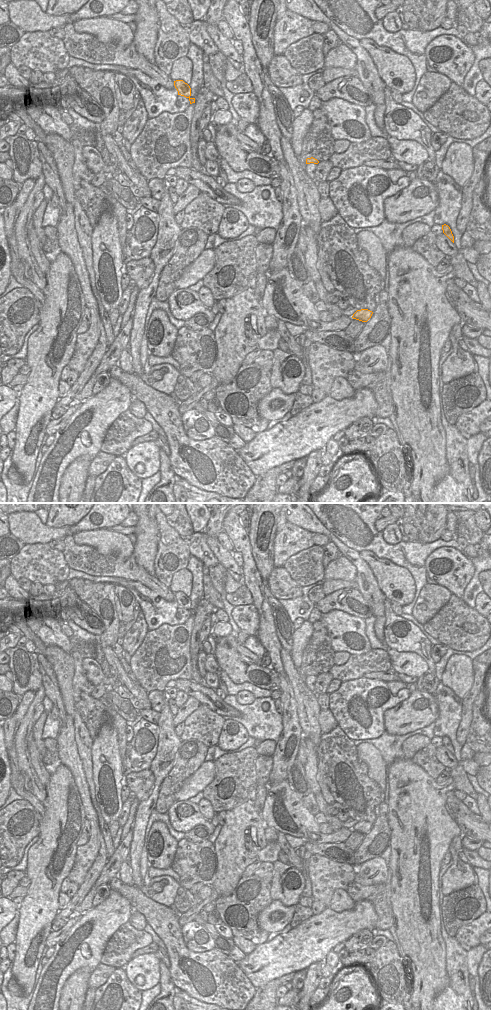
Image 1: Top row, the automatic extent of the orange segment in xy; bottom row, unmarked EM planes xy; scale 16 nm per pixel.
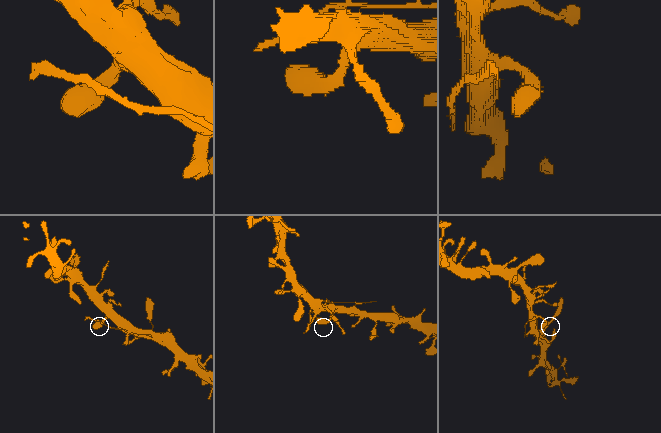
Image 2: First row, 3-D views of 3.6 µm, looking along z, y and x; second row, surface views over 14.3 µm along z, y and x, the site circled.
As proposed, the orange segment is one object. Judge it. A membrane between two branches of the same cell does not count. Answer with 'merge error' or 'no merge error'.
no merge error

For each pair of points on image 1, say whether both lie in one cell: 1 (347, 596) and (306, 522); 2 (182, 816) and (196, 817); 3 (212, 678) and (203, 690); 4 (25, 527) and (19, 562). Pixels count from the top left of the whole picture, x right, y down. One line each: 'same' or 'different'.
1: different
2: same
3: different
4: different

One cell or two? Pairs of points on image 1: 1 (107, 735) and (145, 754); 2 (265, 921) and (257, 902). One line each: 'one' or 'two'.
1: two
2: two

